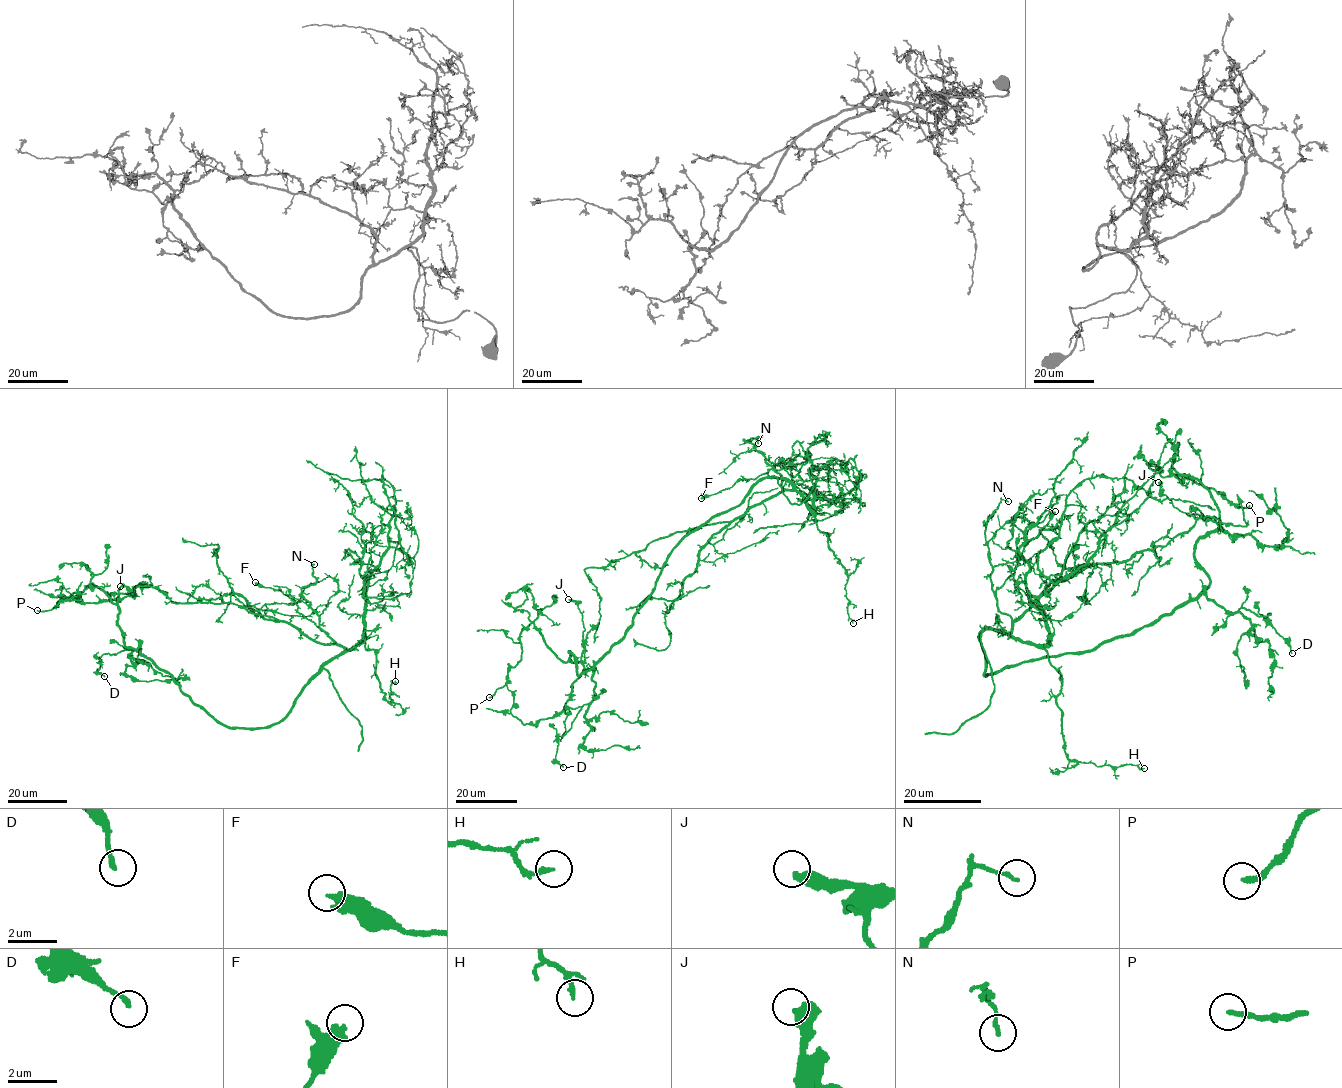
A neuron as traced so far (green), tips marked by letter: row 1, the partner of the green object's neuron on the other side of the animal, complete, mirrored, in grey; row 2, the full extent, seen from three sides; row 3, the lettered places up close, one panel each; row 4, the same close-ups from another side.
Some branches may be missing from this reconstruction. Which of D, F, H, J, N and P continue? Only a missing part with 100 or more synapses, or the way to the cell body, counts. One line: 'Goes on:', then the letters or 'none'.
Goes on: none

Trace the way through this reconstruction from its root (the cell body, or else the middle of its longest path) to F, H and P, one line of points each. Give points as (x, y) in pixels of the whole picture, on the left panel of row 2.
F: (263, 727), (276, 724), (284, 717), (302, 686), (343, 651), (298, 612), (290, 597), (255, 582)
H: (263, 727), (279, 721), (302, 686), (359, 641), (375, 652), (375, 676), (390, 703), (390, 684), (395, 681)
P: (263, 727), (223, 724), (172, 676), (127, 648), (118, 608), (103, 589), (90, 583), (37, 610)

